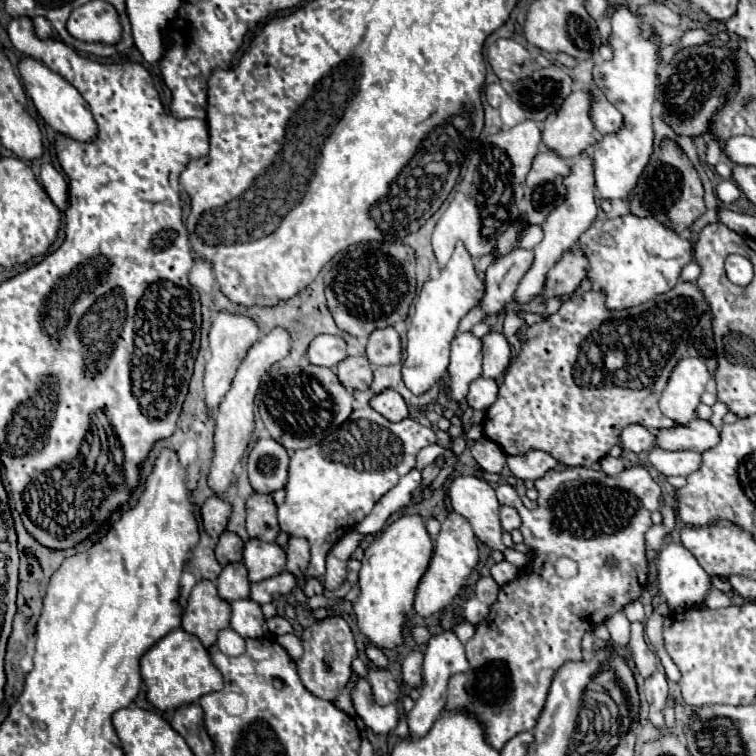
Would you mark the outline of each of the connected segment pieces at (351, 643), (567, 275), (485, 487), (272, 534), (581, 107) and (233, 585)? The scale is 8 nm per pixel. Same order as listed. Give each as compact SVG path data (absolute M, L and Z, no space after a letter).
M329 616L325 620L315 620L301 635L301 643L305 652L297 662L297 672L301 676L303 686L317 698L335 702L339 692L351 680L351 660L357 656L355 638L347 622L341 616Z
M573 246L563 254L563 258L549 270L543 296L569 296L575 292L575 288L581 284L581 280L587 276L587 258L579 246Z
M457 476L449 486L453 510L469 520L475 536L491 550L503 550L499 500L495 490L477 476Z
M251 494L245 504L247 510L247 532L251 538L273 542L279 534L277 506L271 494Z
M591 90L571 92L569 98L565 98L565 102L561 104L561 108L557 112L549 114L549 118L545 120L545 130L543 130L545 146L551 150L557 150L557 154L561 154L565 160L571 160L571 158L579 156L581 152L585 152L589 146L595 146L597 140L593 138L591 104L593 104Z
M233 562L227 564L223 568L223 572L219 574L217 580L217 590L221 594L221 598L225 598L227 602L233 600L241 600L249 596L249 578L247 578L247 568L243 562Z

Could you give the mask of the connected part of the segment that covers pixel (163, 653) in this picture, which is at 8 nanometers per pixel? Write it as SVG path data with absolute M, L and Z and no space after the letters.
M183 628L171 630L141 656L141 676L147 684L147 700L161 712L197 702L201 696L223 688L223 676L213 666L209 650L197 636L185 632Z

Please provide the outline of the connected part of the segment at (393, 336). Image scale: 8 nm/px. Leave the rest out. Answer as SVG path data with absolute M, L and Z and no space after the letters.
M393 326L373 330L367 342L367 358L371 364L397 364L401 360L401 338Z

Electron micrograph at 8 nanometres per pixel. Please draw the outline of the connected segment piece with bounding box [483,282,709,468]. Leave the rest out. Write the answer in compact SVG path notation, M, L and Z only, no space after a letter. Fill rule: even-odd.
M677 282L677 286L661 294L661 298L625 310L609 310L605 306L605 294L597 290L565 298L553 316L529 326L525 342L521 334L521 352L515 356L499 384L497 402L485 414L485 438L497 442L509 456L543 450L565 466L589 468L619 444L621 430L633 422L641 422L651 430L675 426L673 420L661 414L657 404L663 390L663 368L675 368L677 362L687 356L689 330L685 328L695 328L699 316L707 310L709 306L703 292L693 282ZM583 346L587 346L585 358L581 358Z

